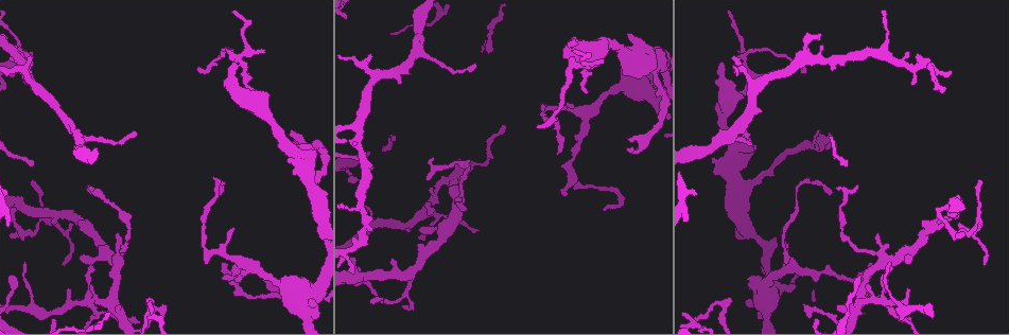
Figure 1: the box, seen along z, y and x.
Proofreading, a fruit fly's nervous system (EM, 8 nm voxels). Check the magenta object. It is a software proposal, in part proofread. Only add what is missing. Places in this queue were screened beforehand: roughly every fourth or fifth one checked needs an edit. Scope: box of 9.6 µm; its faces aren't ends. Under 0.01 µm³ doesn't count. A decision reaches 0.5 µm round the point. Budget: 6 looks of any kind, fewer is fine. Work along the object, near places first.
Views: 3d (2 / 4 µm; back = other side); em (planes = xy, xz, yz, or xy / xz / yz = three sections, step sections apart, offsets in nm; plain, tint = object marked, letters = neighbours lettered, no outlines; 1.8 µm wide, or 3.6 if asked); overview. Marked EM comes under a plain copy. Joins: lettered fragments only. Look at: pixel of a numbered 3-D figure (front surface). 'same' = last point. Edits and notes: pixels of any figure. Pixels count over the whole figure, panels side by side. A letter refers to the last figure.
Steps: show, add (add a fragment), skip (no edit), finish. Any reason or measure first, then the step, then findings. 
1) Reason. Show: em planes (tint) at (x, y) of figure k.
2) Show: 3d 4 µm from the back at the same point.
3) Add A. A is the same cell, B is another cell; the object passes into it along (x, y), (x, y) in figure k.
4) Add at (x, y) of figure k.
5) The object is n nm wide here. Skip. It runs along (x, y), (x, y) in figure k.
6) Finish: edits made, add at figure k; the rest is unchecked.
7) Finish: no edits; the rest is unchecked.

An open end. Show: 3d 4 µm from the back at (80, 257) of figure 1.

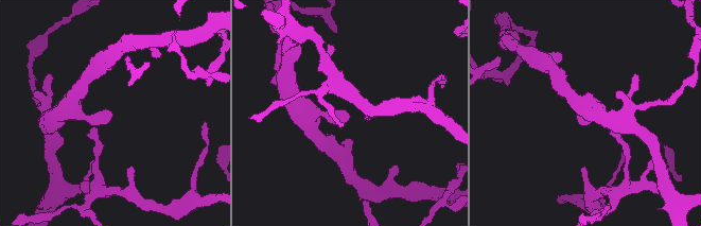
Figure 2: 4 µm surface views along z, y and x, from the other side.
Shape alone is not enough. Show: em xy step 16 (letters) at (110, 110) of figure 2.

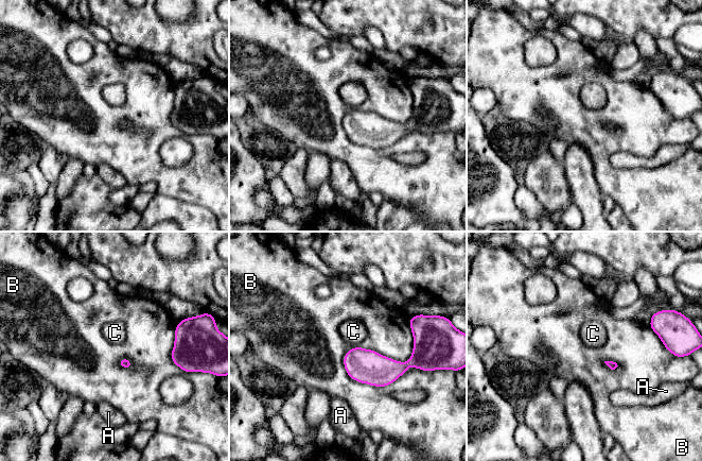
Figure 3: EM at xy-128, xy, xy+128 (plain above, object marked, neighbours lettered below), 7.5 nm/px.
Show: em yz step 16 (letters) at the same point.

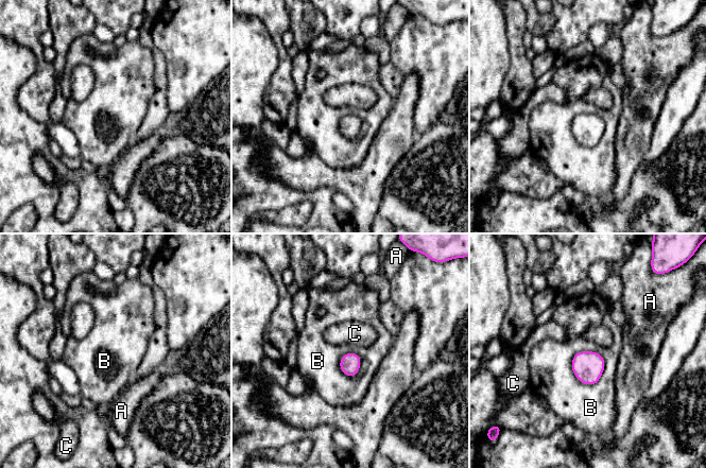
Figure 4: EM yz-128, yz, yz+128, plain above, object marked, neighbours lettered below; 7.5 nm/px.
The object is 160 nm wide here. Skip. A, B and C are other cells; a border runs along (579, 350), (571, 370), (593, 385) in figure 4; none of them fits.

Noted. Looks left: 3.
Branch stops here. Show: em planes (letters) at (500, 127) of figure 1.

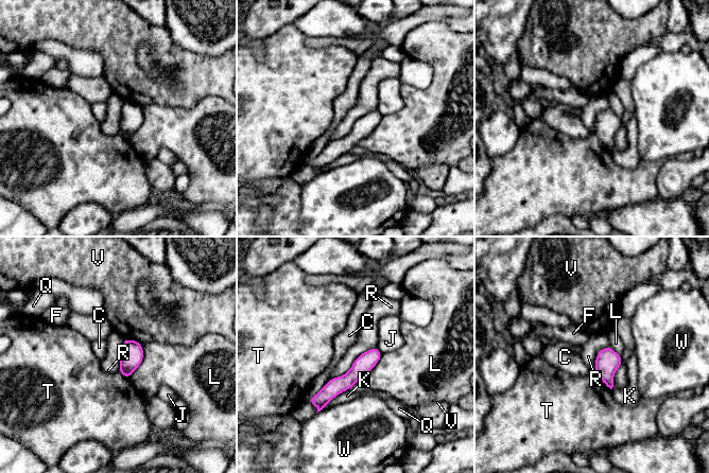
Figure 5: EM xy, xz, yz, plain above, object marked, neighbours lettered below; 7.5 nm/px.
Skip. C, F, J, K, L, Q, R, T, V and W are other cells; a border runs along (377, 346), (329, 380) in figure 5; no lettered fragment goes on from it.

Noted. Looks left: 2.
Finish: no edits; the rest is unchecked.

